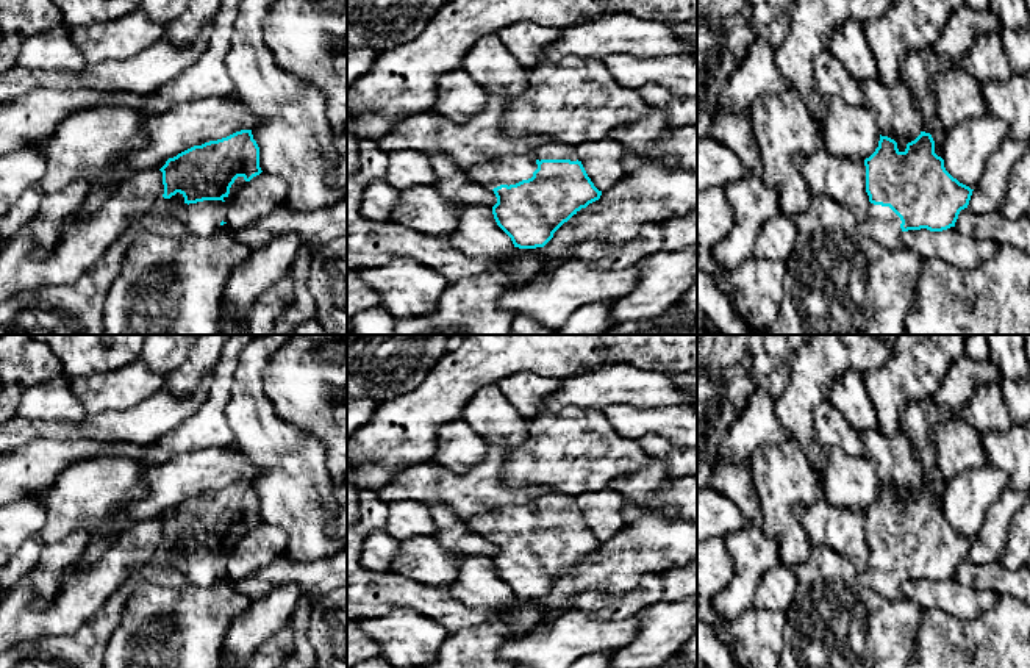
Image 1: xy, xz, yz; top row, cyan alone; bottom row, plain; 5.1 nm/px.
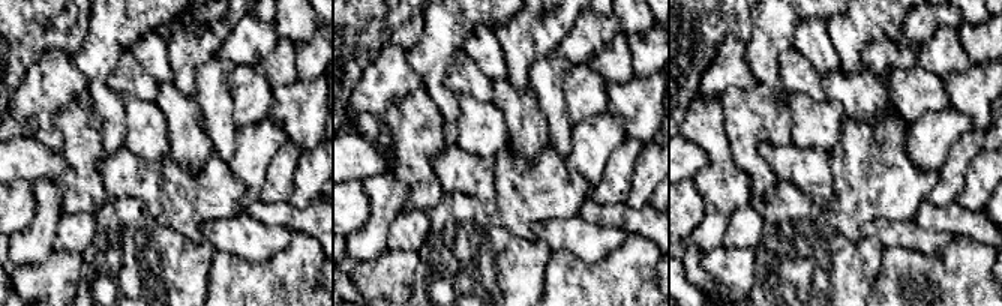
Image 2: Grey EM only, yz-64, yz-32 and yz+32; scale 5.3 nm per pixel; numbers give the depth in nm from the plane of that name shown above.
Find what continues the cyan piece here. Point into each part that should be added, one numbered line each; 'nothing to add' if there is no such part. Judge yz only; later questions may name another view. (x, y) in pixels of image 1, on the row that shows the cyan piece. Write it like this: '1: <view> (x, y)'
1: yz (882, 224)

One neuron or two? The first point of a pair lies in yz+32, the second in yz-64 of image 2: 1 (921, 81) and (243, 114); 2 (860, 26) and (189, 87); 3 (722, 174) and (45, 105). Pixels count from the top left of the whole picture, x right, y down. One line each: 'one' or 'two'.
1: one
2: one
3: two

